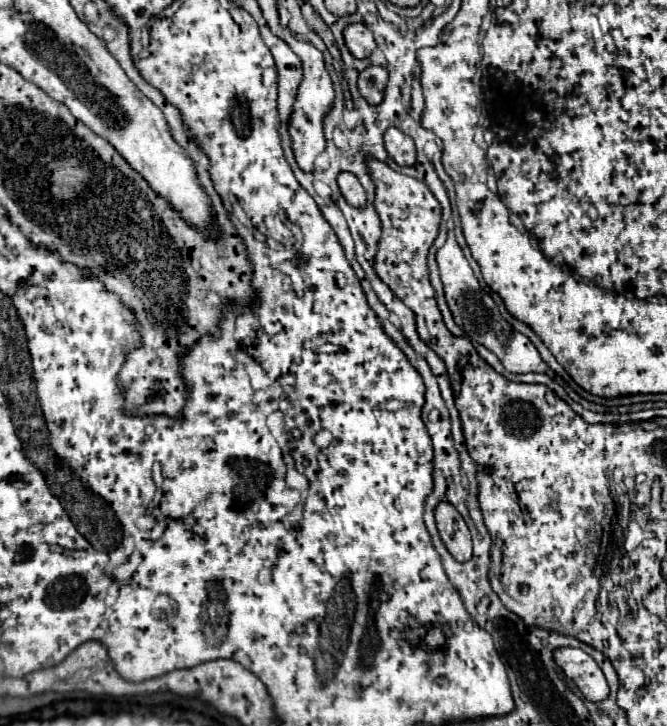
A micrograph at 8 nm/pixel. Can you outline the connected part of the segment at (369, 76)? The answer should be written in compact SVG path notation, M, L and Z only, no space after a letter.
M369 66L359 74L359 92L371 106L377 106L383 100L385 84L387 70L383 66Z

